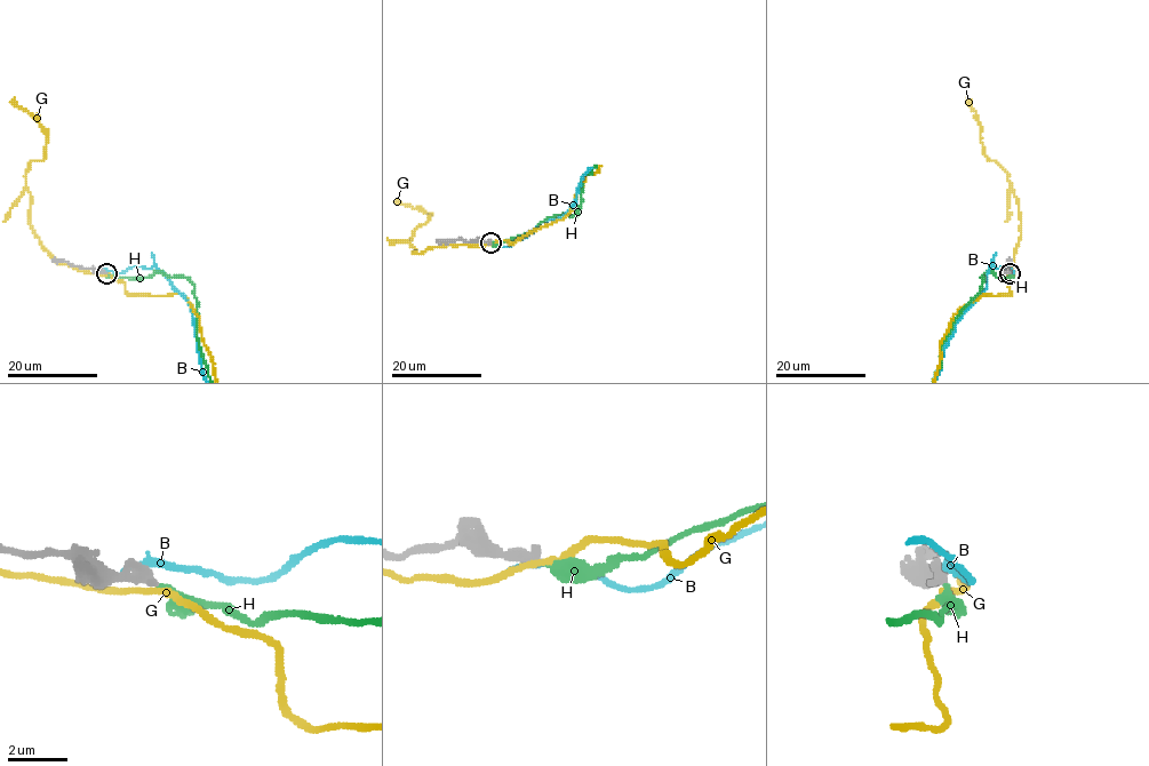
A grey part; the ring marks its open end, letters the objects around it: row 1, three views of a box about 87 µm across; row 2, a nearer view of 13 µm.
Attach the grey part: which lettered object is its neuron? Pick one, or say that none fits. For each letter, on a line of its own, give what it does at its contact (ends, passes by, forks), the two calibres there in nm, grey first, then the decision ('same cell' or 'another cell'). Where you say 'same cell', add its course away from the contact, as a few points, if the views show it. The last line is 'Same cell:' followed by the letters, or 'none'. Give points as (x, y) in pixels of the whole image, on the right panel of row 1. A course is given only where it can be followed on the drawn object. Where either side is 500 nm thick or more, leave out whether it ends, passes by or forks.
B: it ends there; 440 nm thick on the grey side, 280 nm on the other; another cell
G: it passes by; 400 nm thick on the grey side, 200 nm on the other; another cell
H: it ends there; 380 nm thick on the grey side, 260 nm on the other; same cell
Same cell: H

